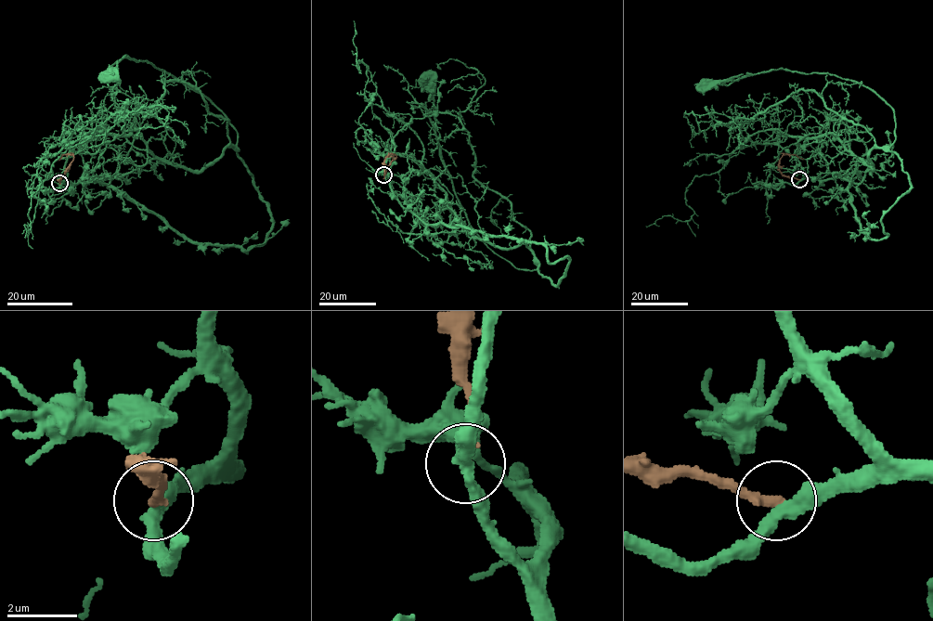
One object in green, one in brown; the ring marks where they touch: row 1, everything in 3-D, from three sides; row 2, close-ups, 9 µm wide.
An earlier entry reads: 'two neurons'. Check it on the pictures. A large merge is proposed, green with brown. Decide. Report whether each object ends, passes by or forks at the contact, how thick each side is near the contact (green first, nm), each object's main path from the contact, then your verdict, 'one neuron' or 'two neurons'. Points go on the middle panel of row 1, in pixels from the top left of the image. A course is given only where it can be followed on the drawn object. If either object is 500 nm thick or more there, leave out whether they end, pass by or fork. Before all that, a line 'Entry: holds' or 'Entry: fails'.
Entry: holds
green passes by | brown ends | 340/280 nm | green via (384, 174), (396, 200), (438, 233), (524, 244), (538, 270), (518, 269), (470, 224), (428, 115), (426, 78) | brown via (384, 174), (384, 159), (394, 154), (396, 157), (387, 167), (383, 179) | two neurons

